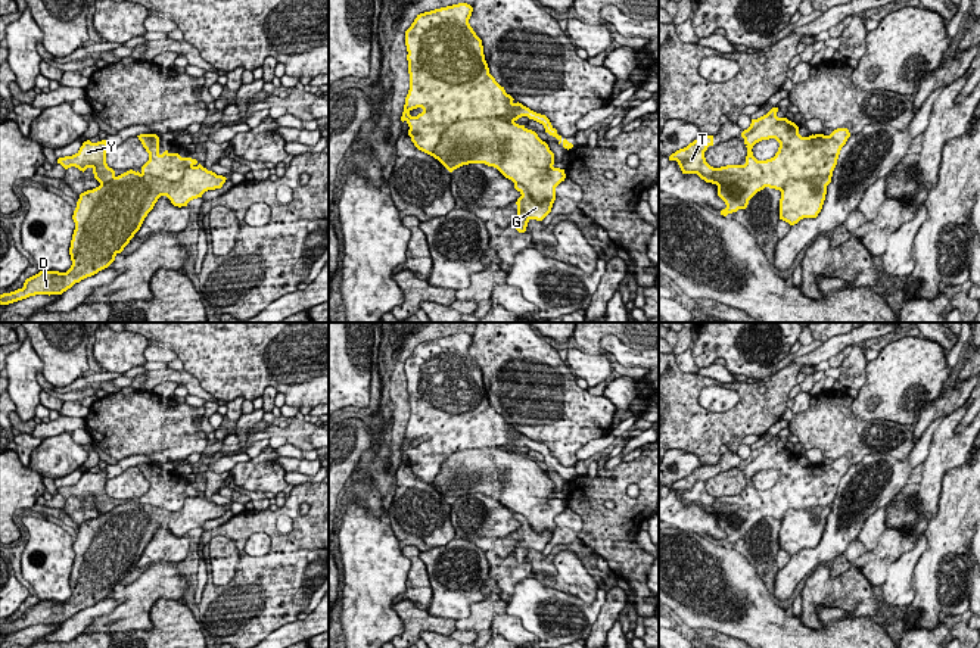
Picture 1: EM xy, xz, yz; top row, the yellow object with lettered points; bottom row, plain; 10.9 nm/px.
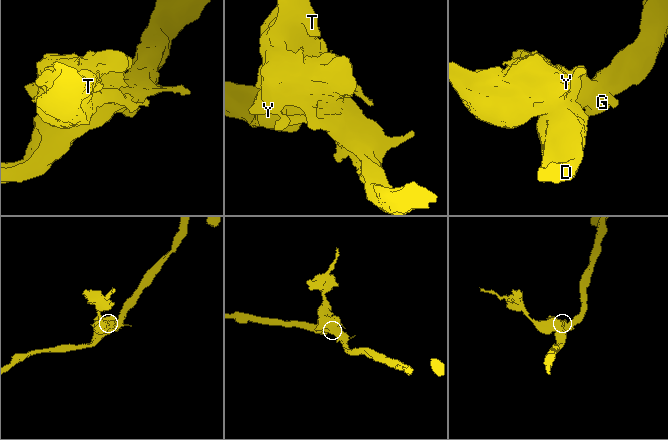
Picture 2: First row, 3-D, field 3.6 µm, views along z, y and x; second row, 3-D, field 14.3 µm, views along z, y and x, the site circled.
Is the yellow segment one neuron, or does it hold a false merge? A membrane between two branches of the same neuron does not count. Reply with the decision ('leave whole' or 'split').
split

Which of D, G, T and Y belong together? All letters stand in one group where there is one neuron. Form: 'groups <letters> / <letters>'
groups D / G T Y

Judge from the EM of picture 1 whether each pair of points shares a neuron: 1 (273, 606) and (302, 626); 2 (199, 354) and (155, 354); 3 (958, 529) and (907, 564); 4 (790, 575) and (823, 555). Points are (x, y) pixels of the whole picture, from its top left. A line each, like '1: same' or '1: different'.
1: different
2: different
3: different
4: same

